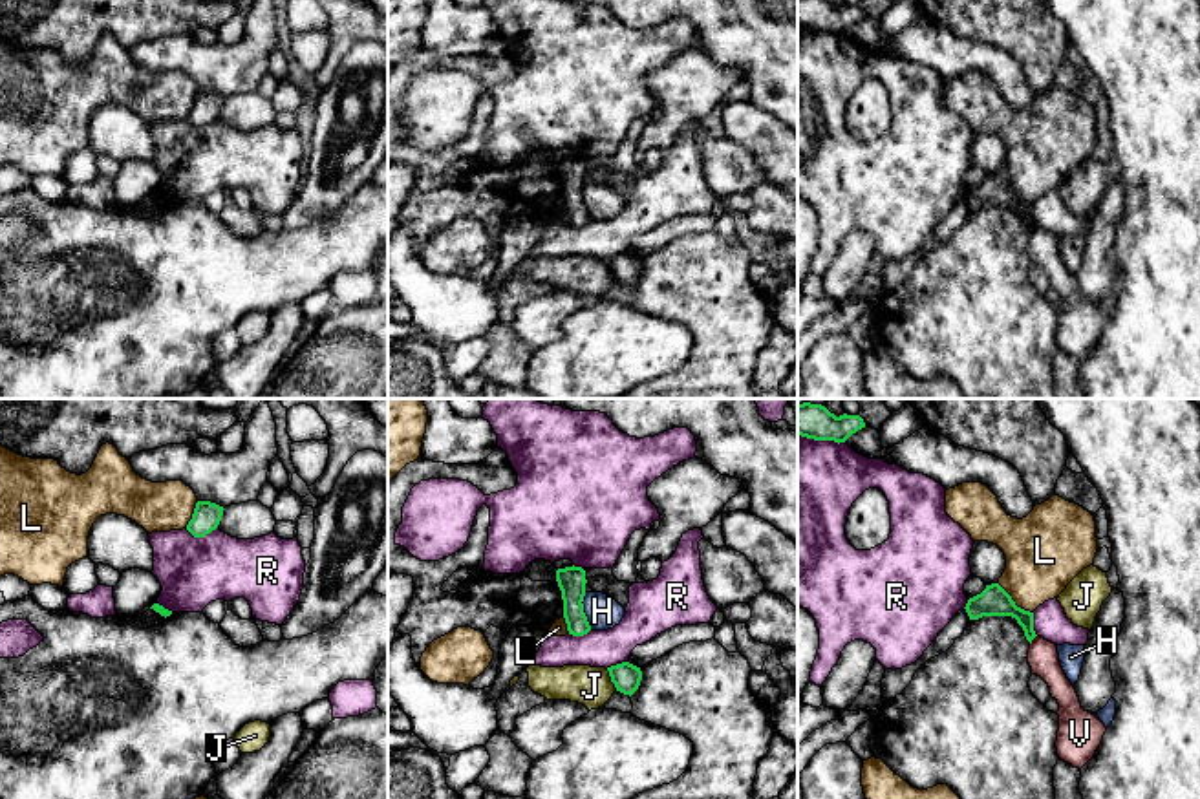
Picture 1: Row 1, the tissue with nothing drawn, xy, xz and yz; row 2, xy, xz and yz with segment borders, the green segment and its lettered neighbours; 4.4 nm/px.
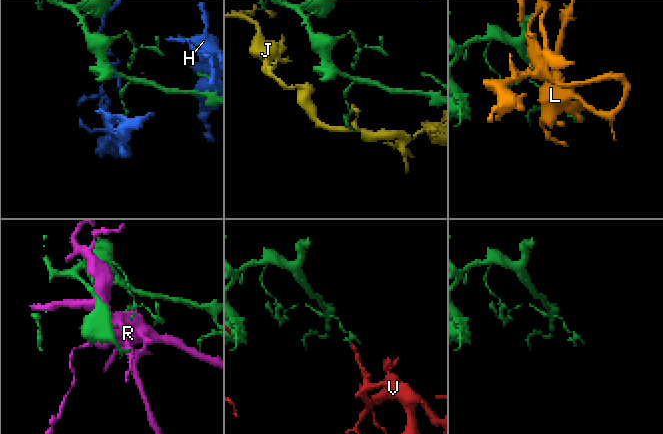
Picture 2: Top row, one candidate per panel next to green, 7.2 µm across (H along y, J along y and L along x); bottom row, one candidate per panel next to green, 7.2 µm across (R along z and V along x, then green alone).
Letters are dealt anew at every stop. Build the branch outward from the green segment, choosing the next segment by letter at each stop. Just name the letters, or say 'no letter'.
no letter

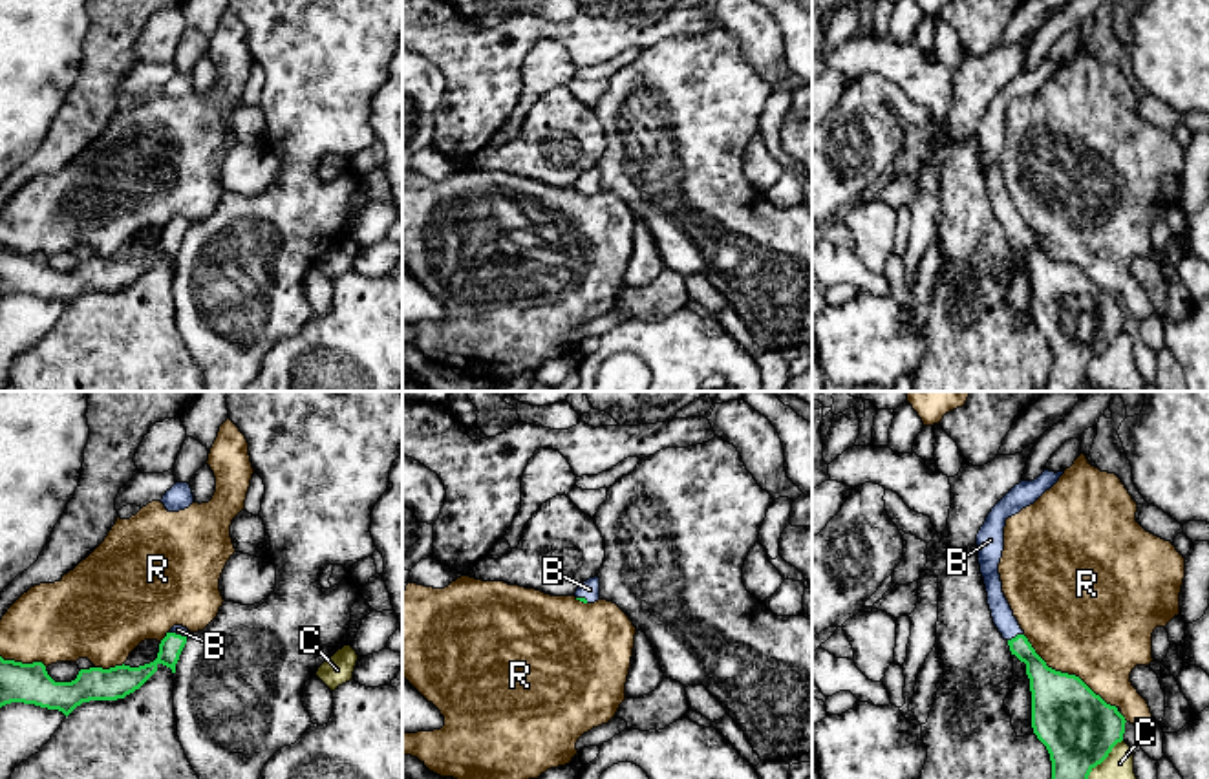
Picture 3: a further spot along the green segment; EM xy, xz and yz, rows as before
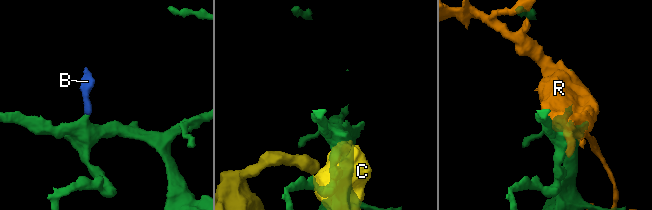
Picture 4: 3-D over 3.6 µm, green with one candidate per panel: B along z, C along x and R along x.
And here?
B

